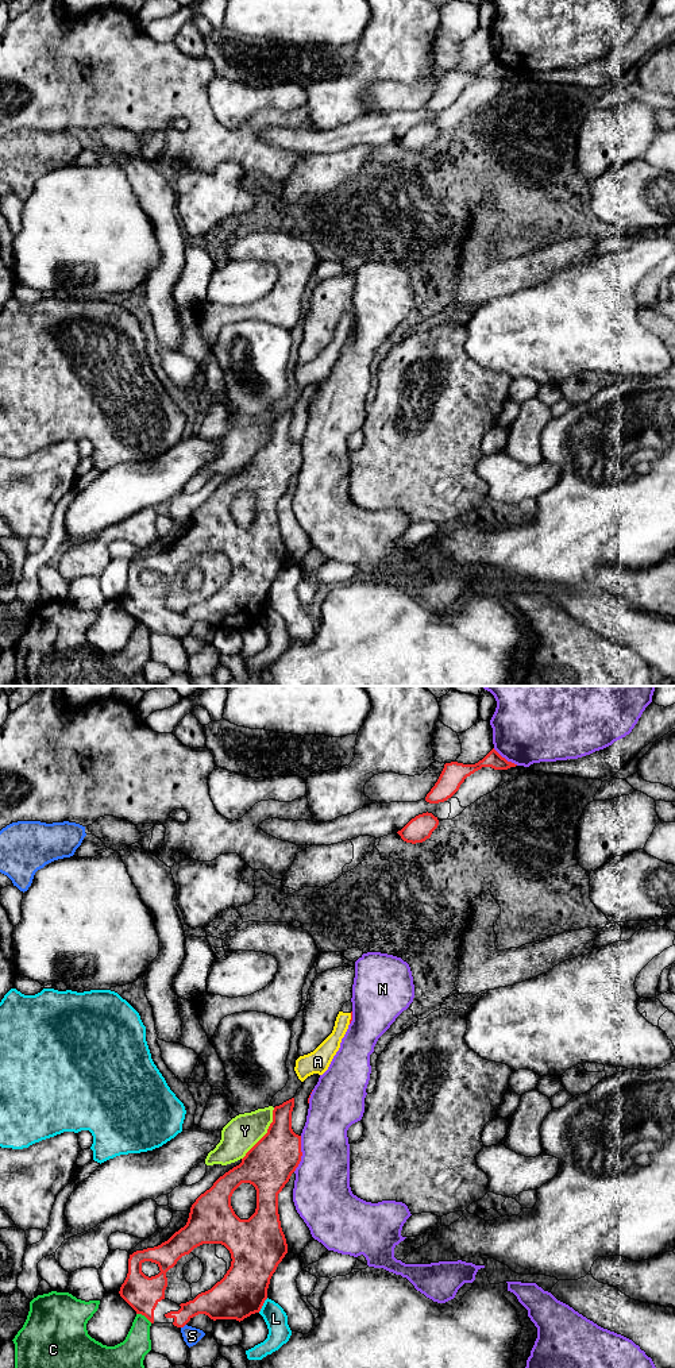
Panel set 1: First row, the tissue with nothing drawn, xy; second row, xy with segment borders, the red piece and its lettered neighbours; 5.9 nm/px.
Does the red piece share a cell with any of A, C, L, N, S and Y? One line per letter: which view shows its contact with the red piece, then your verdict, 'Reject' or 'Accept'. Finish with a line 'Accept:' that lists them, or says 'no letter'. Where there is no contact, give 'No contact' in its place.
A: Touches red in xy. Reject
C: Touches red in xy. Reject
L: Touches red in xy. Reject
N: Touches red in xy. Reject
S: Touches red in xy. Reject
Y: Touches red in xy. Reject
Accept: no letter

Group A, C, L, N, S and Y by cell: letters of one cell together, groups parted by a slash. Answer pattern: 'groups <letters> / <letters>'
groups A Y / C / L / N / S

